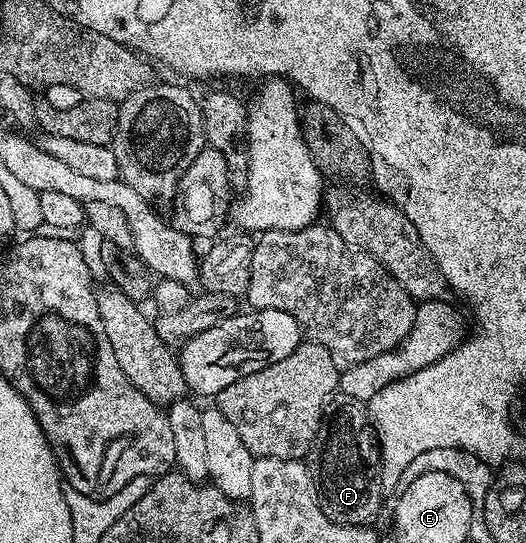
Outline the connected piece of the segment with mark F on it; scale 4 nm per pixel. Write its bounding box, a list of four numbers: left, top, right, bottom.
[310,398,380,526]

